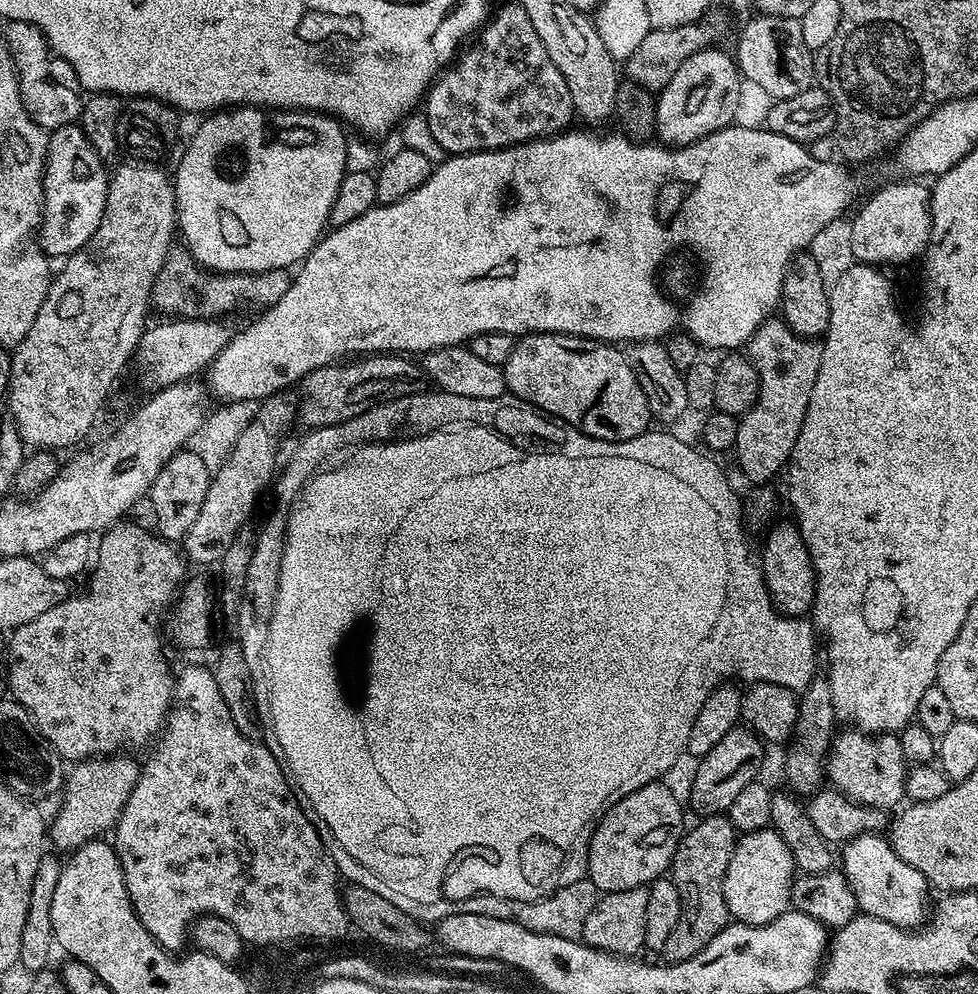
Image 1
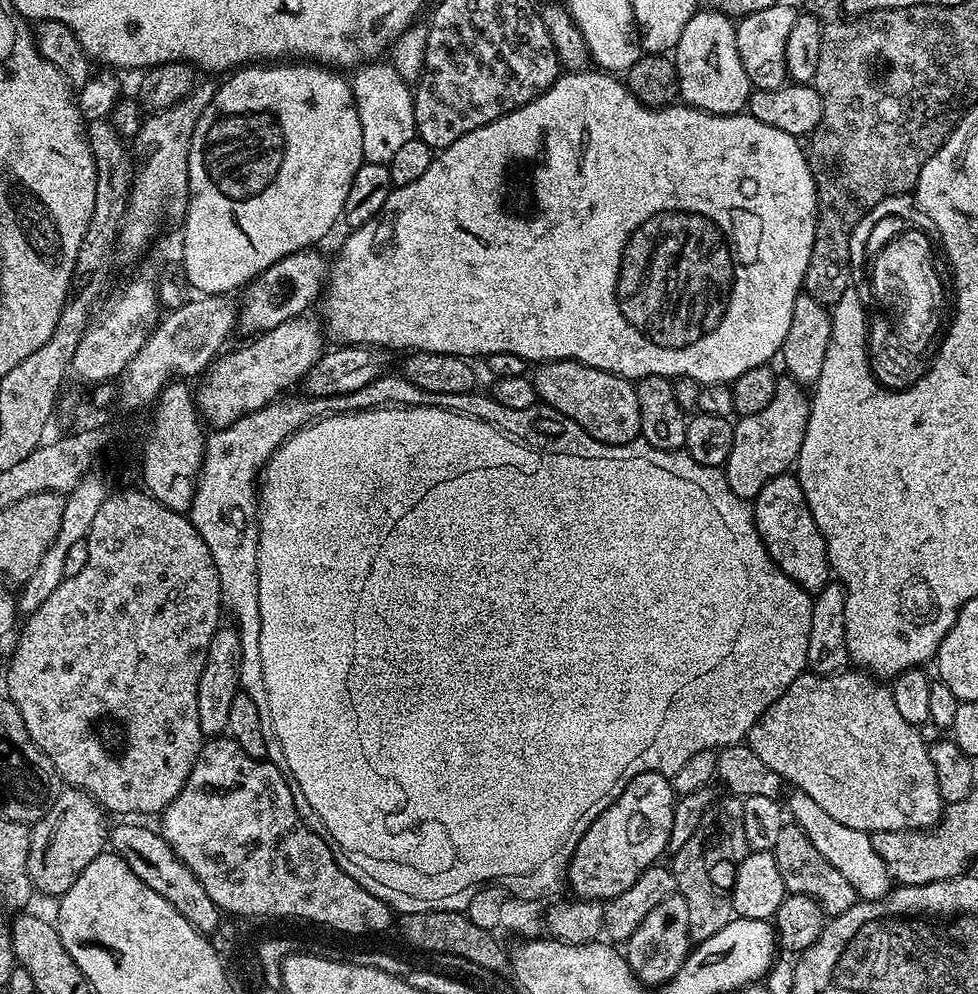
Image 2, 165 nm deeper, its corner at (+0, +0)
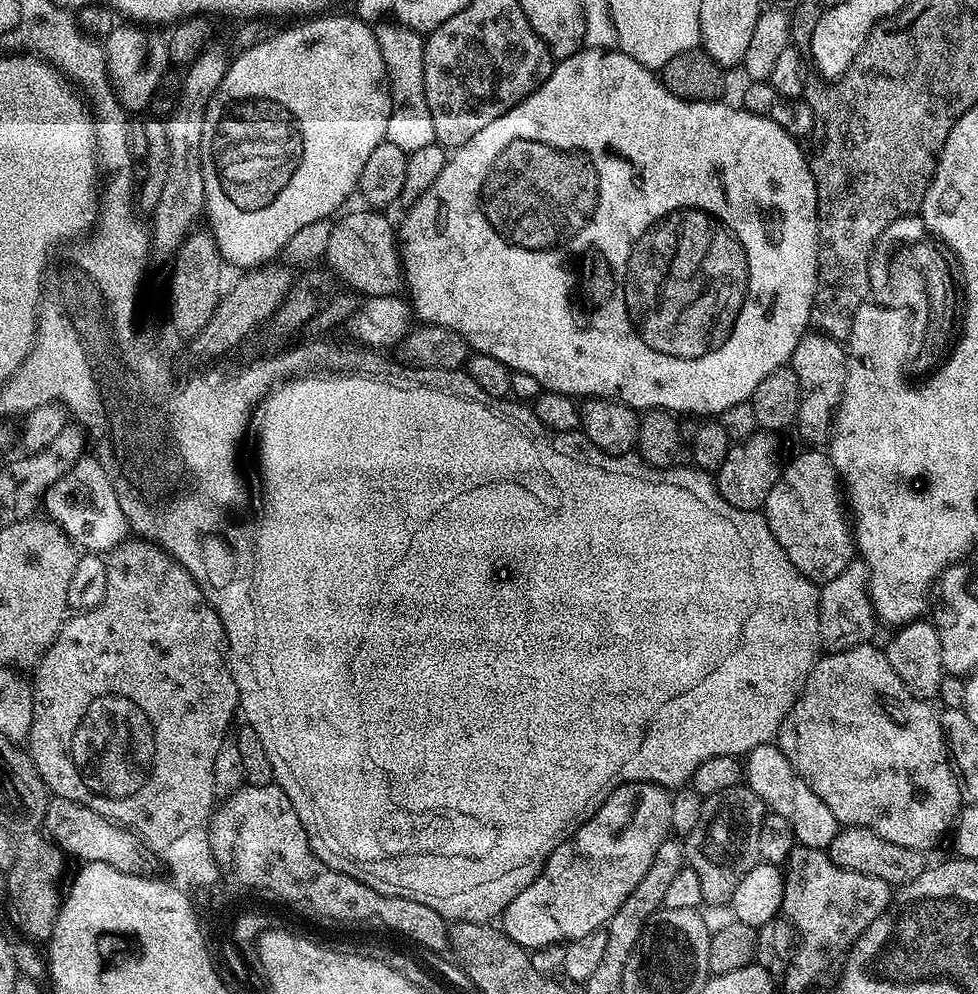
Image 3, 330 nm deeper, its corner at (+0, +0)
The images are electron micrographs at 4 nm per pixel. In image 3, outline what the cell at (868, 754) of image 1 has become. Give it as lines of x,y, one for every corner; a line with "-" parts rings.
865,642
841,652
828,652
821,655
809,670
804,686
794,700
792,708
781,721
774,743
782,750
790,766
794,766
796,773
808,783
810,790
814,790
814,794
818,794
818,798
822,798
822,802
830,806
830,814
834,814
837,825
869,828
886,842
894,842
898,846
907,848
929,850
928,848
934,847
947,832
949,835
953,831
962,807
960,782
956,778
956,769
949,757
948,747
944,744
940,717
935,711
932,713
933,705
927,700
920,700
914,694
910,694
910,690
906,690
902,678
898,678
898,674
894,674
894,666
890,666
887,651
883,647
875,648
874,645
875,643

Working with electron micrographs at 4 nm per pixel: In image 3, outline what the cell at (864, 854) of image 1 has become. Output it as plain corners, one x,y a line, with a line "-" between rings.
775,743
763,744
747,752
742,764
742,776
746,787
758,794
767,811
782,814
782,818
790,822
790,830
796,836
797,845
824,850
836,837
838,825
834,814
830,814
830,806
826,806
826,802
822,802
822,798
810,790
808,783
796,773
794,766
790,766

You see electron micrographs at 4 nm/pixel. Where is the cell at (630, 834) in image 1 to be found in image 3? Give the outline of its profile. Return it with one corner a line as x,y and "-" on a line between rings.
646,780
634,781
618,786
600,809
576,831
570,840
562,842
550,854
544,868
532,885
527,886
508,903
502,913
502,929
527,950
540,948
543,944
563,945
569,940
577,940
590,932
599,932
630,898
630,890
642,882
642,874
650,870
654,854
664,840
669,839
672,819
672,798
669,789

